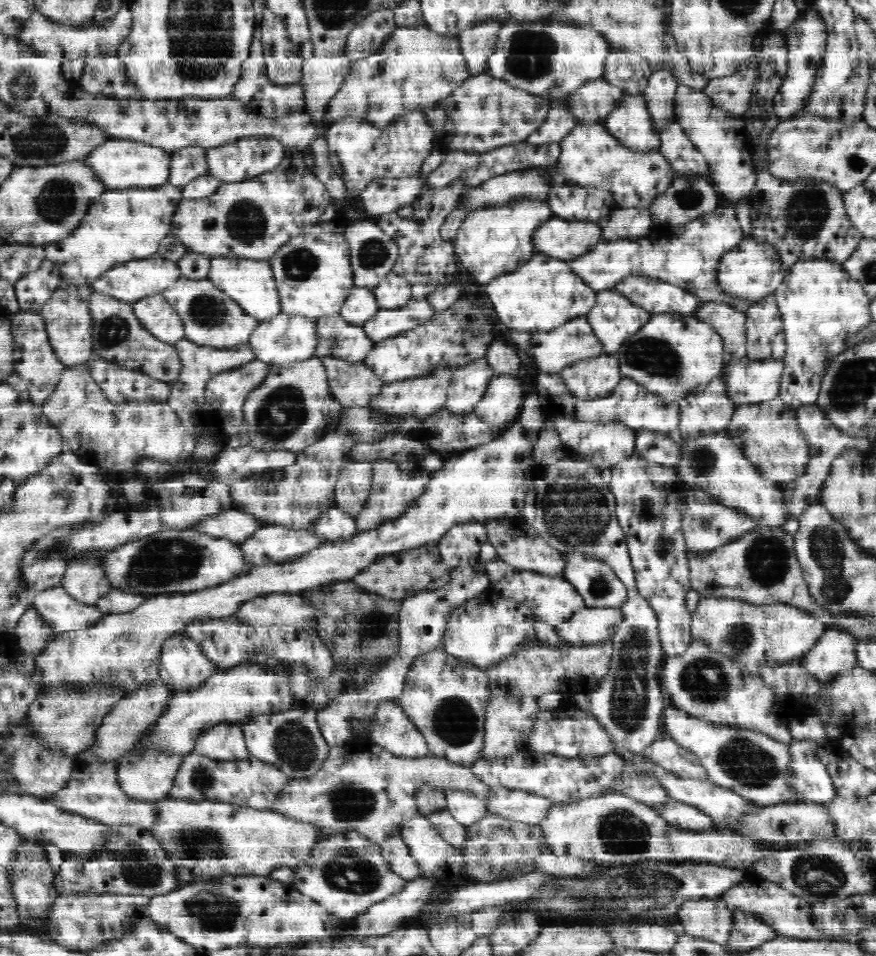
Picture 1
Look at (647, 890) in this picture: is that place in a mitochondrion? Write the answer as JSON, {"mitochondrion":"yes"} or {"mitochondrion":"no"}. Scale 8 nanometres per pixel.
{"mitochondrion":"yes"}

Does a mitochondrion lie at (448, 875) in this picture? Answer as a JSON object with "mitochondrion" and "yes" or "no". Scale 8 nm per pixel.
{"mitochondrion":"no"}

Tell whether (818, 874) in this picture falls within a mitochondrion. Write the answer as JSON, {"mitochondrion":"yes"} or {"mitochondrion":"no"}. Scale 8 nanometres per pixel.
{"mitochondrion":"yes"}

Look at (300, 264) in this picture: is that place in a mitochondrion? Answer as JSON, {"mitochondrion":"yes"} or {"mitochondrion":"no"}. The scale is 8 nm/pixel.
{"mitochondrion":"yes"}

